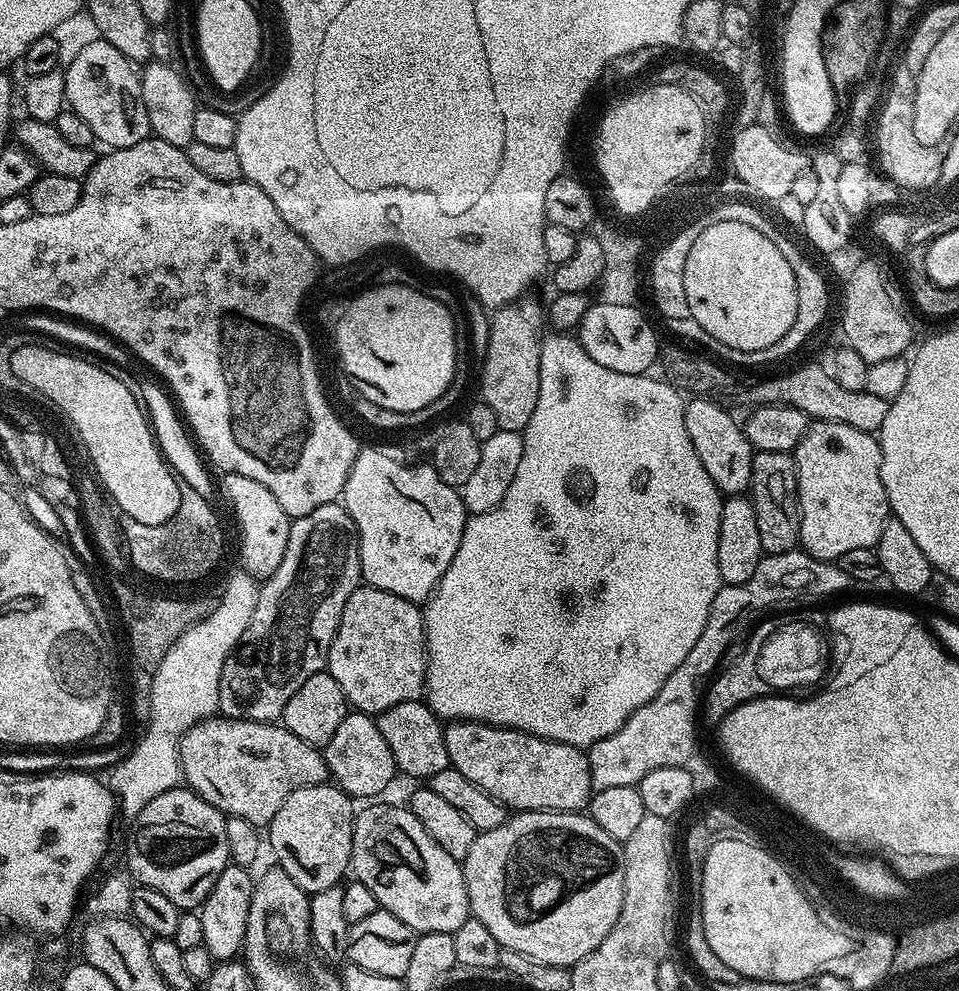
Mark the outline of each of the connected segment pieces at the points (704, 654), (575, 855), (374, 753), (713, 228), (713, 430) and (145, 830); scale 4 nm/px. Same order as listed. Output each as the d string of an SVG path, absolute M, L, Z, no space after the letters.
M803 550L761 555L758 566L754 566L754 574L750 574L746 582L724 584L718 594L714 594L706 626L702 626L702 634L698 642L694 642L694 650L682 658L682 666L678 666L678 670L666 678L662 690L658 690L650 702L628 716L627 722L617 732L594 742L587 749L593 789L636 786L642 778L646 778L646 774L650 774L650 770L658 770L662 766L684 766L698 748L696 683L704 679L707 681L721 667L720 659L724 651L739 638L740 631L748 623L753 623L752 616L759 617L763 608L780 604L783 600L800 600L803 596L836 596L848 587L848 575L839 563L819 560Z
M583 811L578 812L516 812L509 815L507 820L502 822L502 826L494 826L494 830L477 832L474 838L474 846L470 846L470 854L462 862L464 869L464 881L466 882L466 894L468 895L468 907L471 915L494 938L499 942L501 948L518 950L518 954L526 954L546 966L562 966L571 969L579 960L586 958L610 934L614 922L618 922L618 914L622 910L622 898L624 897L624 846L621 841L610 838L598 822L594 822L592 817Z
M349 711L342 718L342 726L334 730L334 738L330 738L328 744L322 748L324 760L328 764L328 775L334 781L336 787L348 793L349 797L372 796L368 798L380 798L384 791L392 784L392 779L398 776L398 769L394 762L394 754L390 754L390 746L386 746L386 738L382 738L382 730L378 730L375 719L367 712Z
M713 219L701 227L694 246L690 246L690 254L686 254L686 302L690 302L691 323L696 323L710 339L736 352L758 354L766 346L780 344L783 336L795 329L798 286L790 262L782 258L778 246L766 234L758 234L746 222Z
M692 398L684 405L684 421L686 434L690 434L690 442L694 442L694 450L698 458L702 458L702 466L706 466L706 474L714 478L714 486L725 497L745 495L752 487L752 457L754 449L746 438L741 421L735 420L720 404L715 404L712 398Z
M177 786L158 794L135 816L136 829L132 832L132 841L128 844L127 871L137 885L145 884L157 897L165 896L181 910L196 910L210 894L218 874L230 863L226 846L226 817L210 802L206 802L187 786Z

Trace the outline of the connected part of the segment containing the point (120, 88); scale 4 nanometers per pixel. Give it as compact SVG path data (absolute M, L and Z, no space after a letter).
M93 38L63 69L67 107L90 126L97 141L109 149L129 148L149 139L152 127L146 118L146 106L140 93L140 78L131 60L127 60L110 42Z

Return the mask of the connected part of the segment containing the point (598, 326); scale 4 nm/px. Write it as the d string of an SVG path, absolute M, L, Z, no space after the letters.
M589 303L578 329L578 339L586 354L594 358L594 362L606 366L606 370L618 370L622 374L635 376L647 373L651 369L648 367L657 363L656 332L638 309L639 307L630 305Z

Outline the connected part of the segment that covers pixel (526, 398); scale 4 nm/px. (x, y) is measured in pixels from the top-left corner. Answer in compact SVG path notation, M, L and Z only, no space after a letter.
M521 298L504 304L491 313L488 326L488 349L482 353L484 369L480 372L480 396L494 410L497 426L502 432L523 433L534 414L534 406L538 406L540 393L540 359L546 339L546 308L536 300Z

